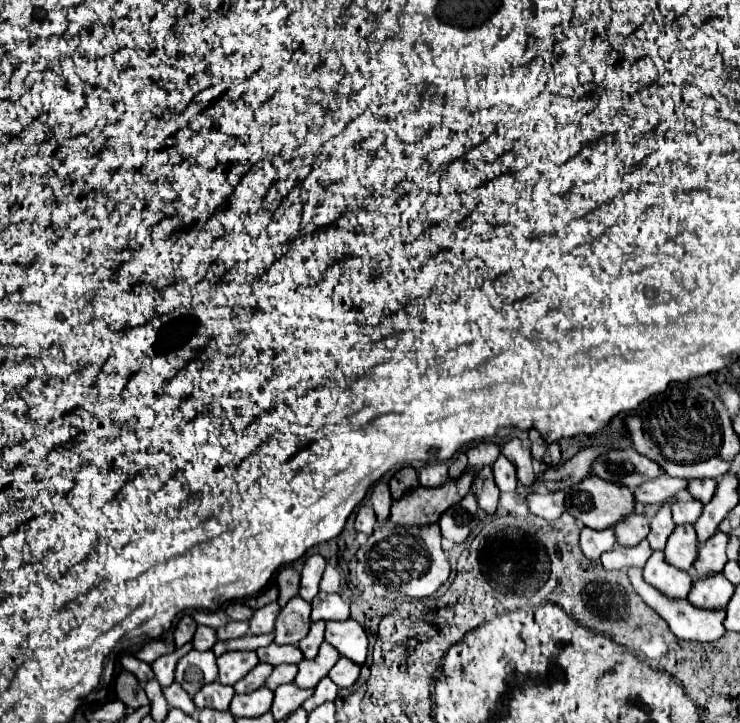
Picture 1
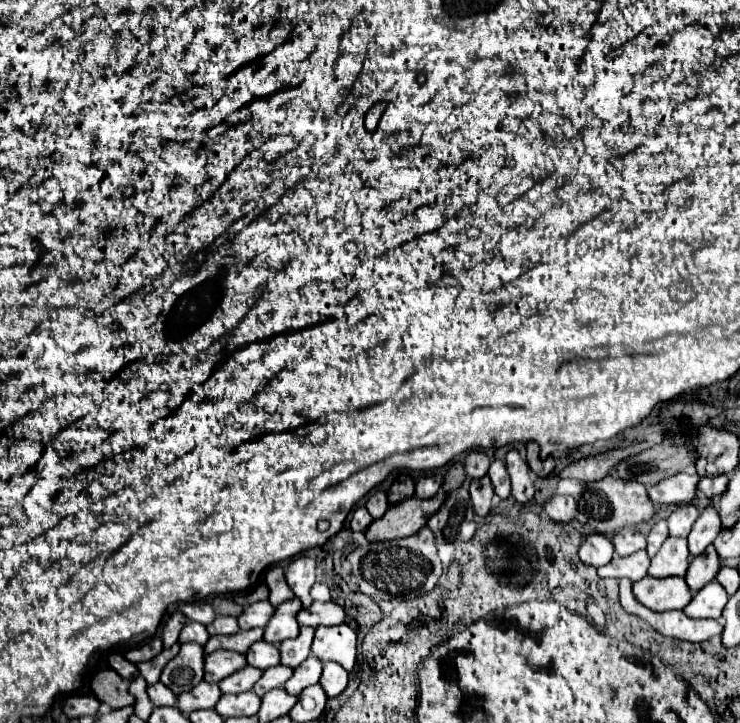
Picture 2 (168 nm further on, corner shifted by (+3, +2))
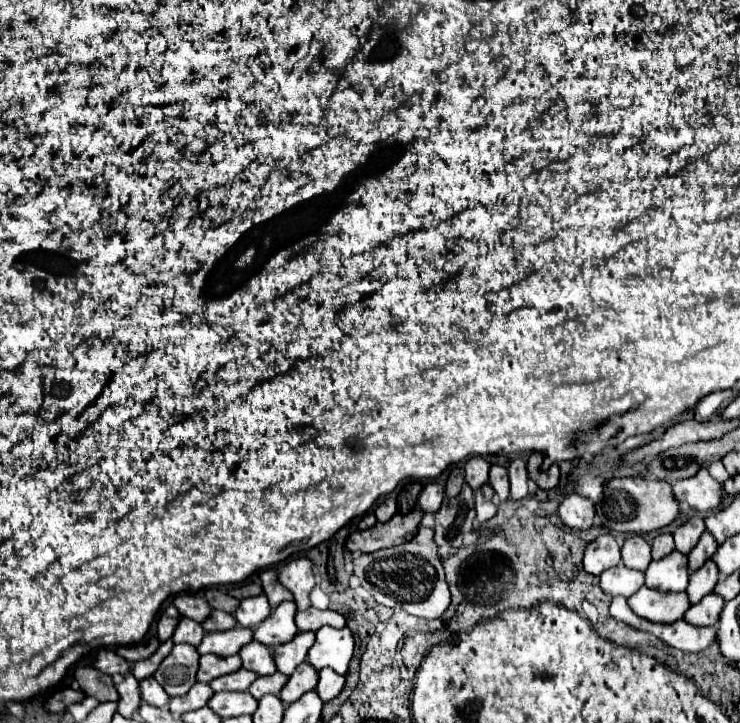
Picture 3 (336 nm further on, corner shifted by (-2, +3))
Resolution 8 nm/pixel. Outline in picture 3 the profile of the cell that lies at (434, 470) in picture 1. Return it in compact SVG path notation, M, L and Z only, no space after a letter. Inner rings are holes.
M430 482L424 486L424 490L420 492L418 496L418 506L422 508L422 512L436 512L442 504L442 498L444 498L444 486L442 484L436 484L436 482Z

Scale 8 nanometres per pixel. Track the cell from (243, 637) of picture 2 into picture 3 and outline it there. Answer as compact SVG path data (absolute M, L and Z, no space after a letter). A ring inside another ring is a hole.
M236 626L224 632L210 632L204 636L202 644L198 646L198 652L216 654L216 656L232 656L232 654L238 654L242 646L252 642L252 636L254 636L254 630L244 626Z

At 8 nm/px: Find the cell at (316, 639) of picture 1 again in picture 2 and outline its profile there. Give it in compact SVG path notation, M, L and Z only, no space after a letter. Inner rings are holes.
M301 627L301 629L299 629L299 637L283 641L283 643L279 645L281 665L287 665L287 667L297 667L297 665L301 665L301 663L309 657L309 653L311 653L313 633L315 633L315 629Z

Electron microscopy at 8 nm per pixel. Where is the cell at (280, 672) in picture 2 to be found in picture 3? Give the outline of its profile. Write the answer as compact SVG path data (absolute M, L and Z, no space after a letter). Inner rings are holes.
M276 672L276 674L270 674L270 676L260 676L252 686L250 686L250 694L260 700L264 694L280 694L280 690L284 688L288 676L282 674L282 672Z

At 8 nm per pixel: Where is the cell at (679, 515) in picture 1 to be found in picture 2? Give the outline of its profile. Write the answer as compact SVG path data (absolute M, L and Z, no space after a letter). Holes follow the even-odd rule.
M679 505L667 519L669 533L673 537L687 537L697 517L699 517L699 511L695 509L695 505L683 505L683 507Z

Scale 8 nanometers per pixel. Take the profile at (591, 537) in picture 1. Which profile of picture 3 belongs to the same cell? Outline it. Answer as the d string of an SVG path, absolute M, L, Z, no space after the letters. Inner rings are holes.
M612 534L598 536L588 544L584 554L584 570L588 574L600 574L616 564L620 564L620 546Z

